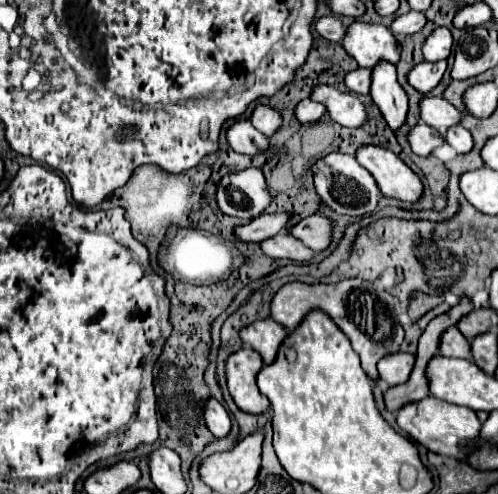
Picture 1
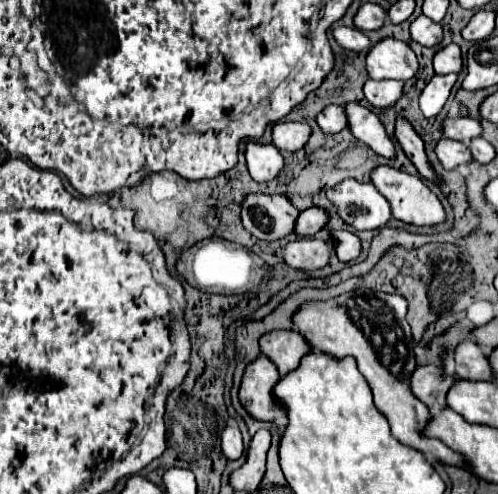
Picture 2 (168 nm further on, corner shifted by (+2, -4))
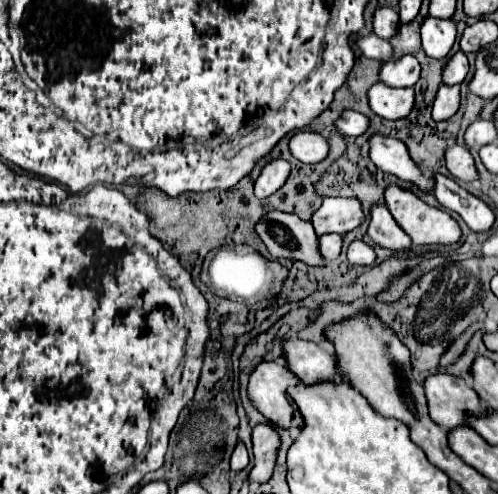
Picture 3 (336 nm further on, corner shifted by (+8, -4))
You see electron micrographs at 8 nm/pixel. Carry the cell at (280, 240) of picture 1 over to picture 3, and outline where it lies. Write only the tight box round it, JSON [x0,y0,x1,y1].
[320,233,342,261]

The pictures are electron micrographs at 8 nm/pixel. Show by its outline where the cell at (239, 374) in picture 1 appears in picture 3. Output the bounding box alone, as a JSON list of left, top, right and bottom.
[248,361,302,427]

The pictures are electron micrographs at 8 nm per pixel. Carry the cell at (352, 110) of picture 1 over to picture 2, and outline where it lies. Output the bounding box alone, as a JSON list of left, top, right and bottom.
[346,103,396,159]

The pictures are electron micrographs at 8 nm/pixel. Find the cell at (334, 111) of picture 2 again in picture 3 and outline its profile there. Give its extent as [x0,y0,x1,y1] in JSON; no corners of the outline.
[336,109,368,137]

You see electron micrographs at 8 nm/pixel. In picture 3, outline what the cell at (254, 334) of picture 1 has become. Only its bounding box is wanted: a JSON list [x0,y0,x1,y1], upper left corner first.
[282,339,344,385]

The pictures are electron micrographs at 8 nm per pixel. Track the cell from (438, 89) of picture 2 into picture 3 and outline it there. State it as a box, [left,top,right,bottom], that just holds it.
[432,83,460,121]

